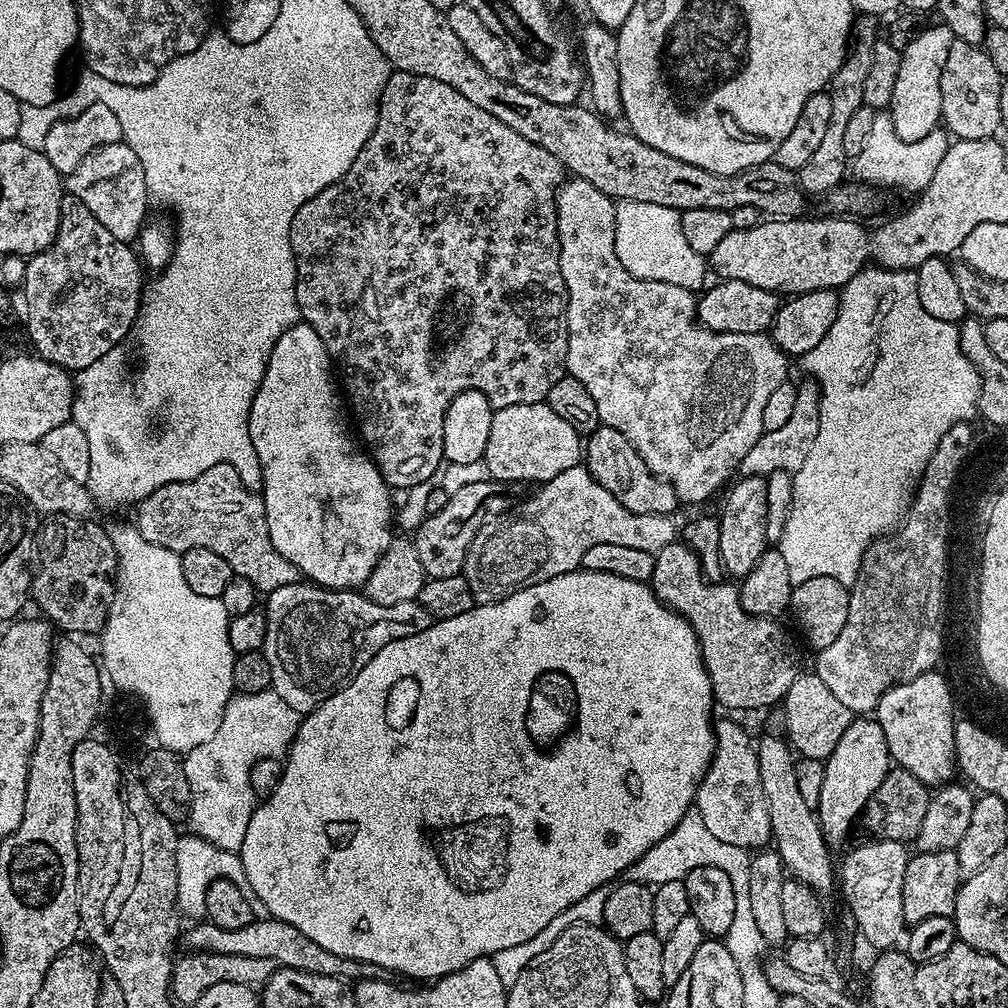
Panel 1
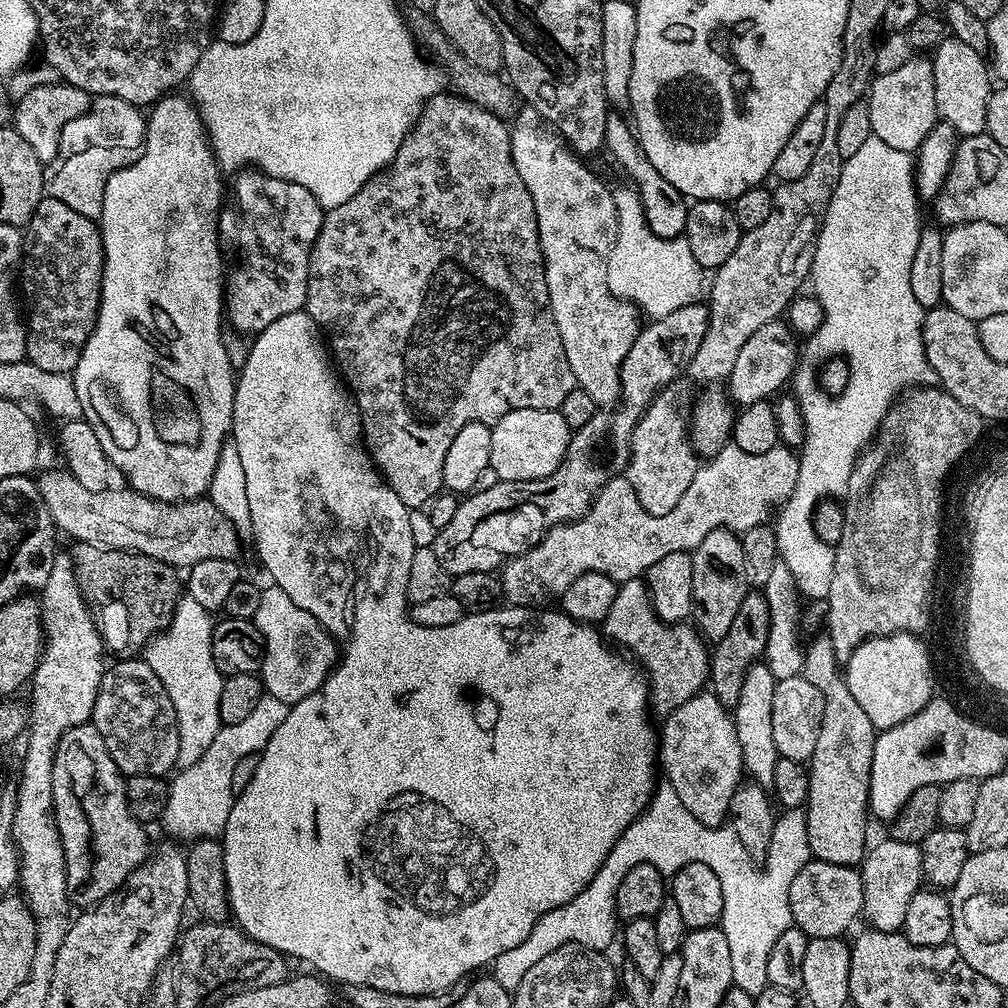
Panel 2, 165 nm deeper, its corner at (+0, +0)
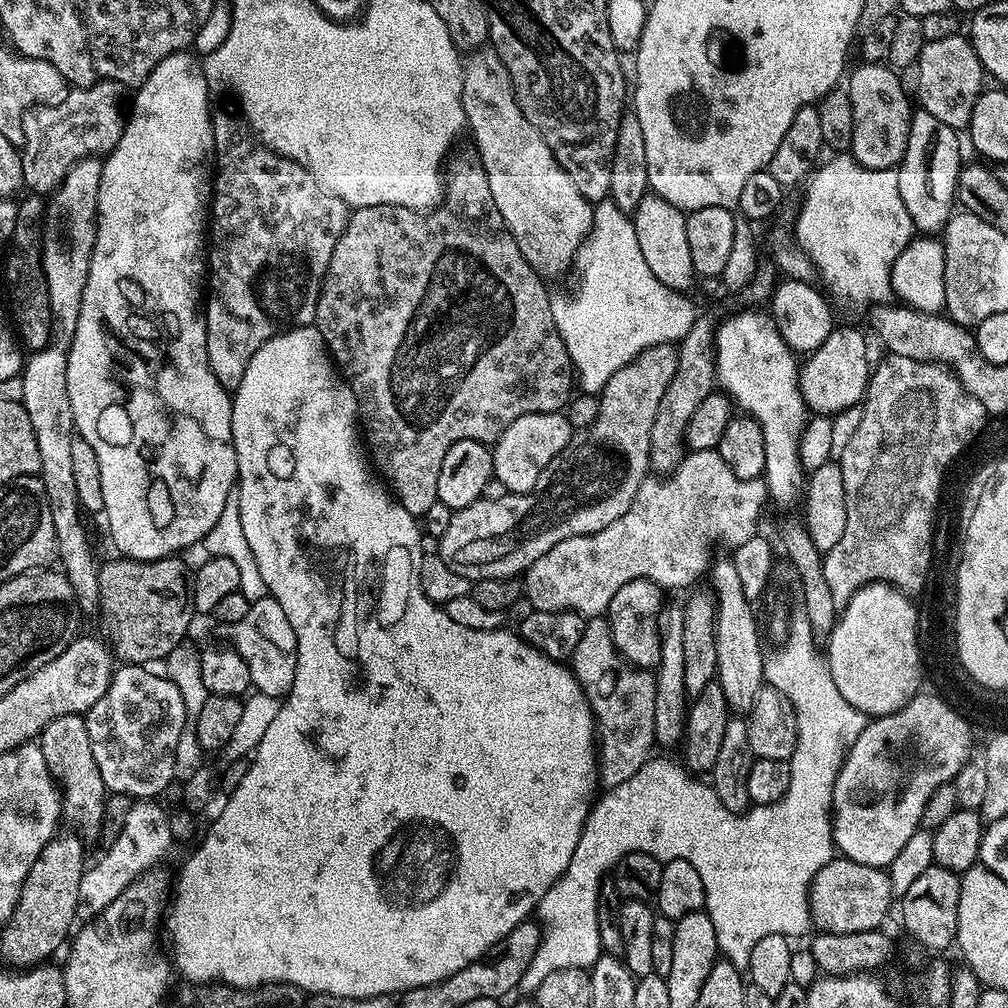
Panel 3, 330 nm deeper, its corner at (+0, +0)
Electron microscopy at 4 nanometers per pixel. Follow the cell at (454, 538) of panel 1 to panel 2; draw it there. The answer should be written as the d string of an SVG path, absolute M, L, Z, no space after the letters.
M697 302L687 304L674 314L666 314L649 319L640 329L620 367L620 394L622 399L611 410L597 410L594 418L586 422L586 426L575 429L572 440L564 455L564 461L550 474L541 480L502 480L490 487L490 490L473 491L460 500L458 510L454 510L454 518L450 518L445 528L435 533L436 541L431 541L430 547L442 562L449 576L455 578L471 572L495 573L505 560L520 556L539 544L542 537L547 536L551 528L557 524L571 522L579 516L588 513L592 501L604 489L604 484L615 476L625 475L630 458L630 446L634 428L644 415L649 404L656 399L656 393L669 387L679 376L683 377L688 370L688 364L698 354L698 346L702 346L702 338L706 338L708 329L707 303Z

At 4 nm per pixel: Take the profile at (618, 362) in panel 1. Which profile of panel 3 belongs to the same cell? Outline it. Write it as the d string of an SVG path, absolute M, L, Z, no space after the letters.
M477 46L471 49L463 57L462 75L464 118L470 132L472 128L476 148L480 151L478 164L488 175L494 206L498 206L498 214L502 214L514 242L518 242L518 250L522 250L526 262L530 262L530 266L545 277L552 276L563 268L571 269L576 251L588 236L588 231L592 229L593 201L578 194L578 186L570 182L570 174L562 170L552 147L544 141L544 135L522 114L506 66L502 58L498 58L495 48Z

